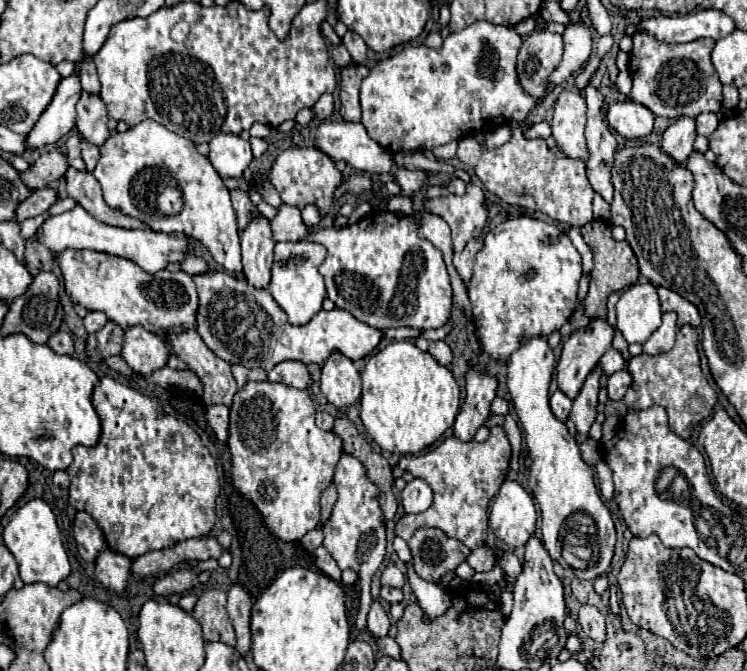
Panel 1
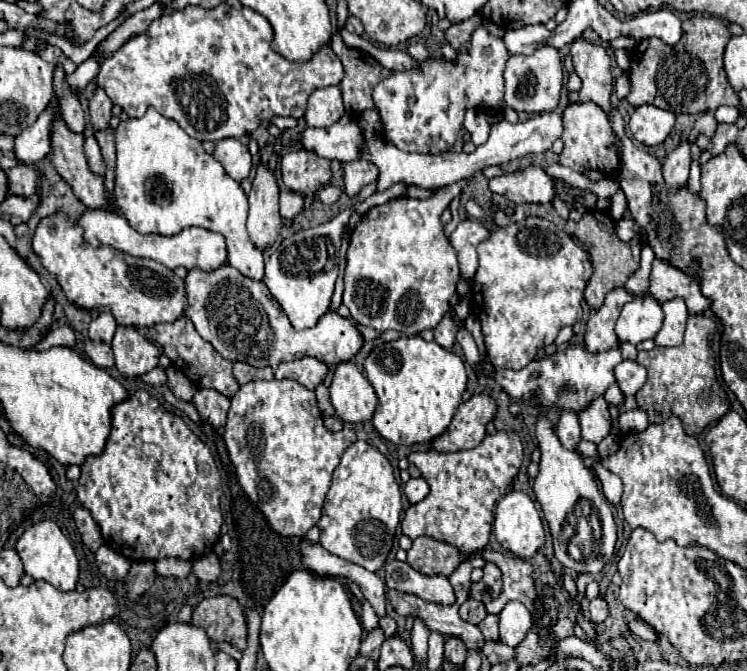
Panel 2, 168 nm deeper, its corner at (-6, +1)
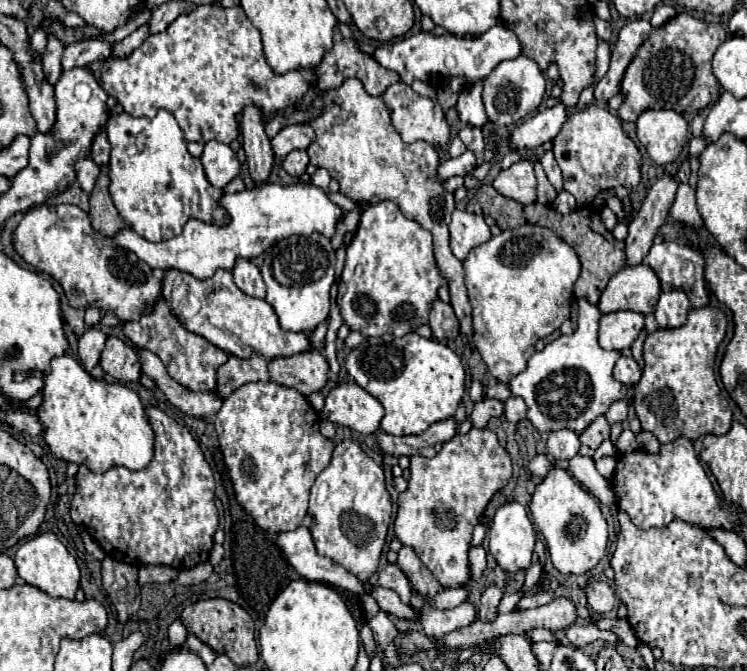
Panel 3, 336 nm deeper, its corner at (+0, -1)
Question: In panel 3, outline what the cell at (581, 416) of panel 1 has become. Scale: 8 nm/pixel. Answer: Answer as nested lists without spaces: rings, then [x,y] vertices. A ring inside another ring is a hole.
[[[599,416],[599,418],[579,436],[581,444],[585,444],[585,446],[589,446],[589,448],[593,448],[593,450],[597,450],[599,444],[601,444],[603,440],[607,440],[607,438],[609,438],[609,422],[605,420],[605,416]]]

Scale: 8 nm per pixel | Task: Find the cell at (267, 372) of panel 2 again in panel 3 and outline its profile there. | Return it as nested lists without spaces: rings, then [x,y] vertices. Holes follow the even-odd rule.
[[[253,354],[249,358],[231,356],[225,364],[221,364],[221,368],[217,368],[215,394],[219,398],[225,398],[249,382],[269,382],[265,356],[261,354]]]

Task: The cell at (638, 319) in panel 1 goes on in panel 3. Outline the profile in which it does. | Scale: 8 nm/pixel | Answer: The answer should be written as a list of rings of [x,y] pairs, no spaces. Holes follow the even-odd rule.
[[[611,312],[599,318],[599,344],[605,350],[625,350],[631,348],[641,328],[645,326],[645,316],[639,312]]]

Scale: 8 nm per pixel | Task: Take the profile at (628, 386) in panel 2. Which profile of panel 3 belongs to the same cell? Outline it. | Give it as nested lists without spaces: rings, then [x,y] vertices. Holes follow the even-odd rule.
[[[621,356],[621,358],[617,360],[617,364],[615,364],[615,372],[613,372],[613,376],[615,376],[619,382],[623,382],[623,384],[633,386],[633,384],[639,382],[639,378],[641,378],[641,370],[639,370],[639,366],[637,366],[637,362],[635,362],[633,358]]]

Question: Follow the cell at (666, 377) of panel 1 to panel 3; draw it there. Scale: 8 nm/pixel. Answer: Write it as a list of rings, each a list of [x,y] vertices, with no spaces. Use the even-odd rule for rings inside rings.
[[[705,306],[689,312],[687,324],[679,328],[657,328],[645,340],[645,370],[635,390],[635,412],[643,430],[653,432],[661,444],[679,436],[697,440],[705,434],[727,434],[731,428],[731,410],[721,400],[713,364],[717,346],[725,338],[727,318],[721,308]]]

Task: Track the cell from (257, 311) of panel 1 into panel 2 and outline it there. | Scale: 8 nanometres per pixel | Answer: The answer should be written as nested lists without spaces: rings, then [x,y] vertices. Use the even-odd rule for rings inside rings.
[[[223,264],[211,272],[193,268],[185,278],[187,308],[185,316],[191,318],[197,332],[207,340],[223,358],[231,362],[247,362],[255,368],[277,368],[281,362],[313,356],[333,368],[339,362],[347,362],[363,348],[363,336],[351,318],[343,318],[329,310],[321,320],[307,330],[295,330],[281,310],[279,302],[269,294],[261,280],[239,274],[229,264]]]

